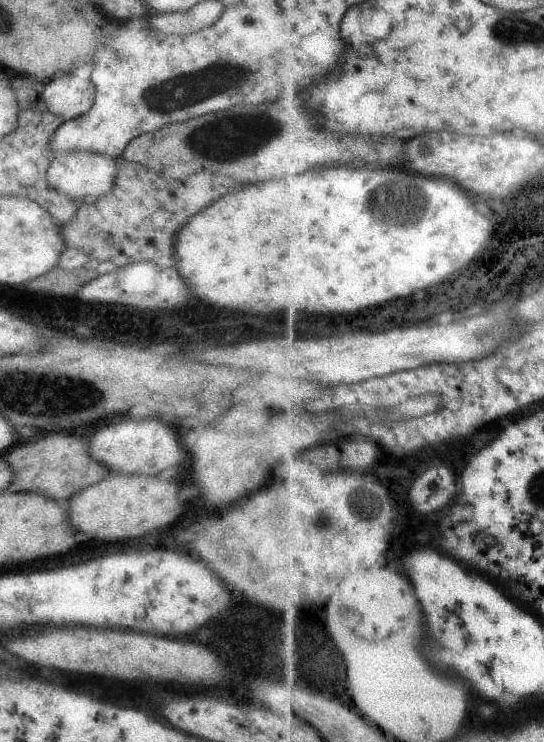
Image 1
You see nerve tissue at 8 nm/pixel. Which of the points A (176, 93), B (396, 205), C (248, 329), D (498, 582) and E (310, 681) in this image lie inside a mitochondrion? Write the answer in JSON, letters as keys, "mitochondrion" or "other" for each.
{"A":"mitochondrion","B":"mitochondrion","C":"other","D":"other","E":"other"}

